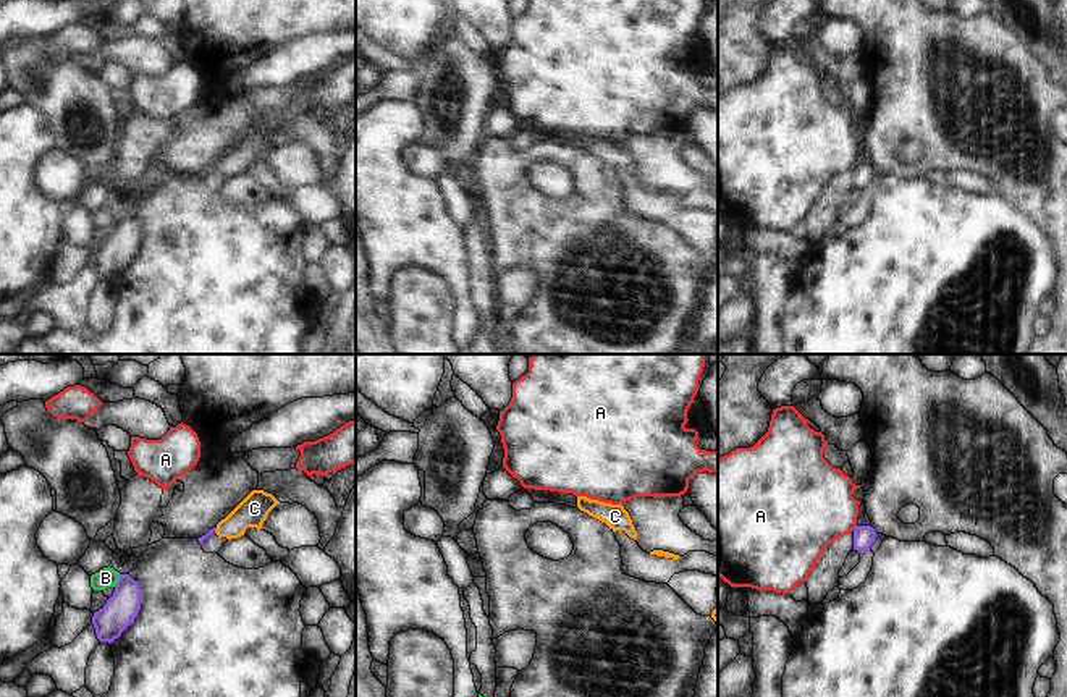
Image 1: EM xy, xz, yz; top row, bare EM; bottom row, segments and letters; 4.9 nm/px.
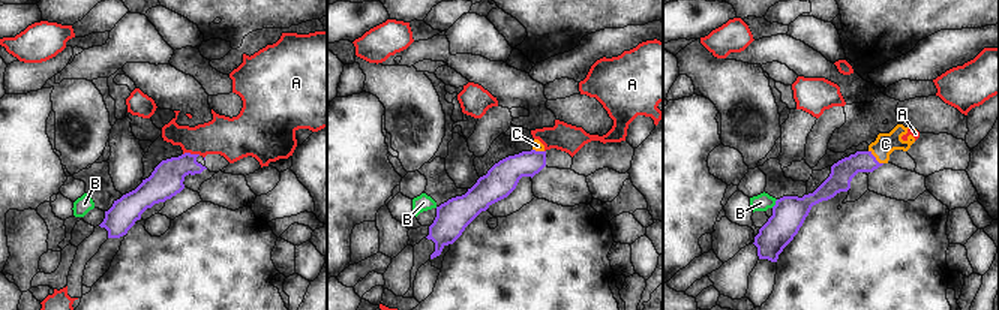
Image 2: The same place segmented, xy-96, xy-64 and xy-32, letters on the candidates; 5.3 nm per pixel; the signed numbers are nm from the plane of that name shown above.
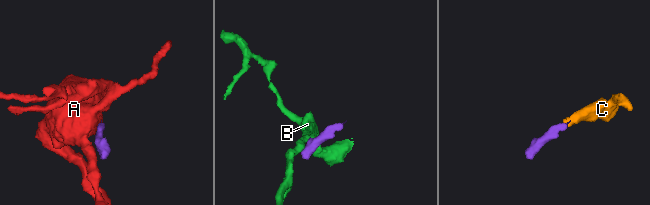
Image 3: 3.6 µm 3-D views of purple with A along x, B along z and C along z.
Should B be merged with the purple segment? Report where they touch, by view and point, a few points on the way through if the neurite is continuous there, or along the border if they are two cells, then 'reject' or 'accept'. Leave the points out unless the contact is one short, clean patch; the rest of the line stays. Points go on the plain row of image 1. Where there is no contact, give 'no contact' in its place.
contact xy (118, 219); border xy (120, 212), (113, 223); reject

